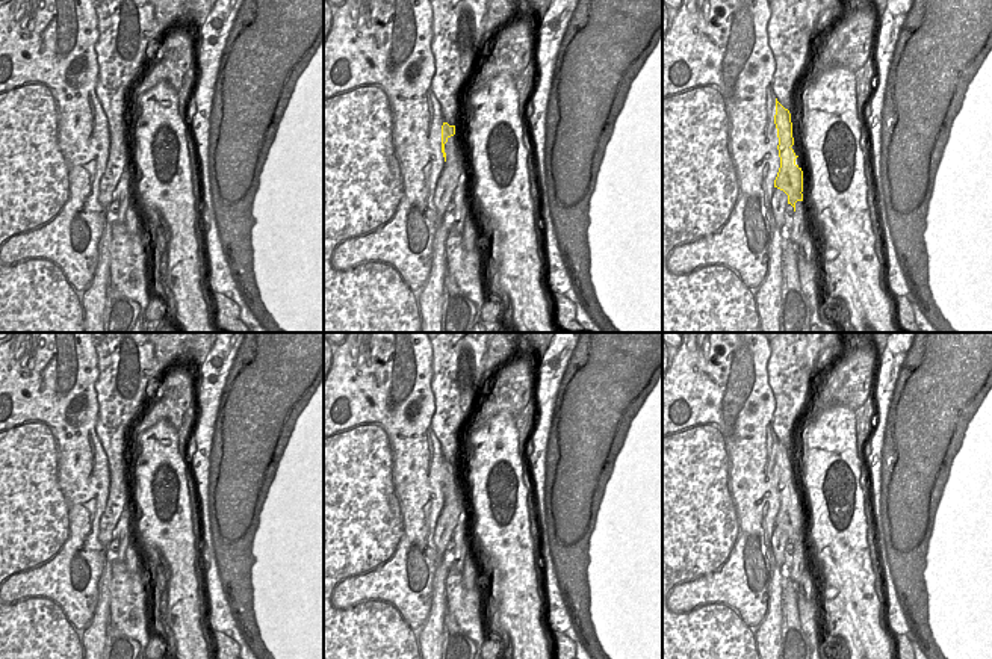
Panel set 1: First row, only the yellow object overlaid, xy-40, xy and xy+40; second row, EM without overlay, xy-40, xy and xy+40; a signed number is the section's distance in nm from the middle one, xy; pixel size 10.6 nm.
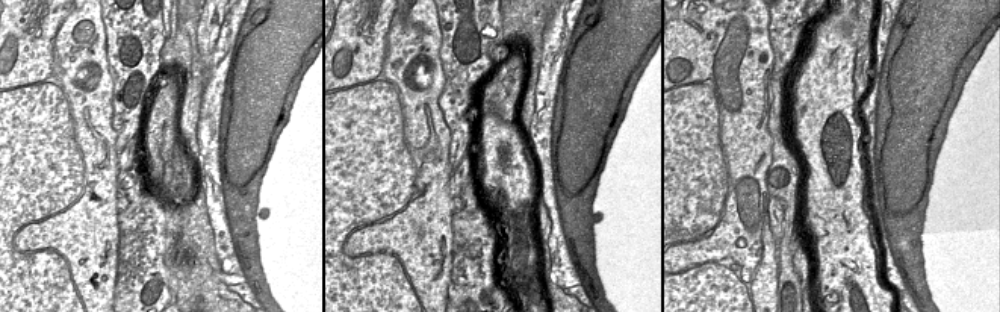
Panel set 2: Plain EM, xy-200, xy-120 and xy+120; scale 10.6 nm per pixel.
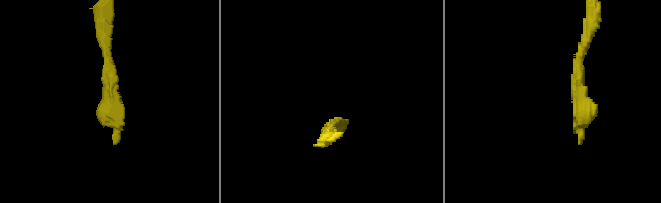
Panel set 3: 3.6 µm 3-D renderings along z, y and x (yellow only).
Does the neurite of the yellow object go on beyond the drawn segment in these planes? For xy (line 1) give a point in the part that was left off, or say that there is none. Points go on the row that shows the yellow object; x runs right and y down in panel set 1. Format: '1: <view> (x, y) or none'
1: none

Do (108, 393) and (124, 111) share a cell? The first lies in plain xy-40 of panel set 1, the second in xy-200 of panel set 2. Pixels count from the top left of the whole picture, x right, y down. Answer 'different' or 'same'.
same

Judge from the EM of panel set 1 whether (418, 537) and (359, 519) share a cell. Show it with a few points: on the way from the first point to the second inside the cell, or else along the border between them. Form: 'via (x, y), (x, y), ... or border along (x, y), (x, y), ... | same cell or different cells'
via (402, 537), (389, 537), (374, 522) | same cell

